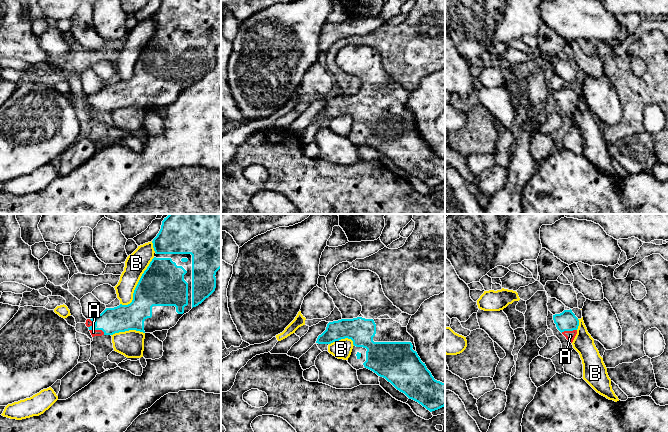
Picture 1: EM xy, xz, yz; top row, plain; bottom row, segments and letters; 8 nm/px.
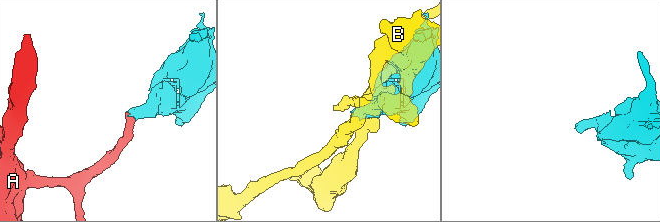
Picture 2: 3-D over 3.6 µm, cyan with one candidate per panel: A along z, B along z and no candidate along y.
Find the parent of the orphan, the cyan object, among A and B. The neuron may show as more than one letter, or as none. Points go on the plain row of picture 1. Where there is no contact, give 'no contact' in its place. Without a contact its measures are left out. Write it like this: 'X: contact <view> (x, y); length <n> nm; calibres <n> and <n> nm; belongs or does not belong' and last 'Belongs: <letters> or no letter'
A: contact xy (97, 105); length 130 nm; calibres 220 and 50 nm; belongs
B: contact xy (137, 61); length 480 nm; calibres 360 and 170 nm; does not belong
Belongs: A

